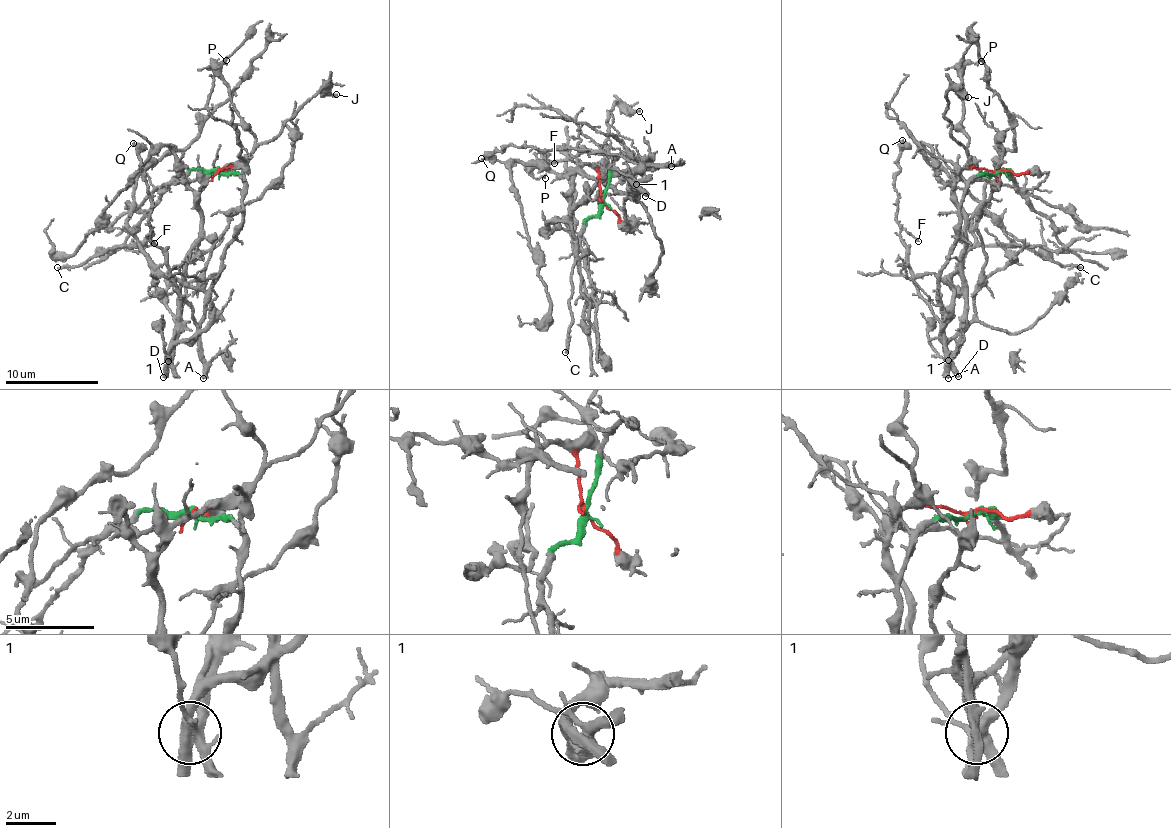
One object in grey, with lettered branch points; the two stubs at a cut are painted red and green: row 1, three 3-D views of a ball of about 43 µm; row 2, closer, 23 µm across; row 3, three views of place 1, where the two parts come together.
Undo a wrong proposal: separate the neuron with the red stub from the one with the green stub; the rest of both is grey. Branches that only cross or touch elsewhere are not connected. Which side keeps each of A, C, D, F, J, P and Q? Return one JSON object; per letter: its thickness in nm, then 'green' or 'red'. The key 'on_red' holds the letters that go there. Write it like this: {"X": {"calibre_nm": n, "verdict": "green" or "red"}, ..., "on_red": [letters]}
{"A": {"calibre_nm": 360, "verdict": "green"}, "C": {"calibre_nm": 240, "verdict": "green"}, "D": {"calibre_nm": 440, "verdict": "green"}, "F": {"calibre_nm": 140, "verdict": "green"}, "J": {"calibre_nm": 240, "verdict": "red"}, "P": {"calibre_nm": 190, "verdict": "red"}, "Q": {"calibre_nm": 420, "verdict": "green"}, "on_red": ["J", "P"]}

